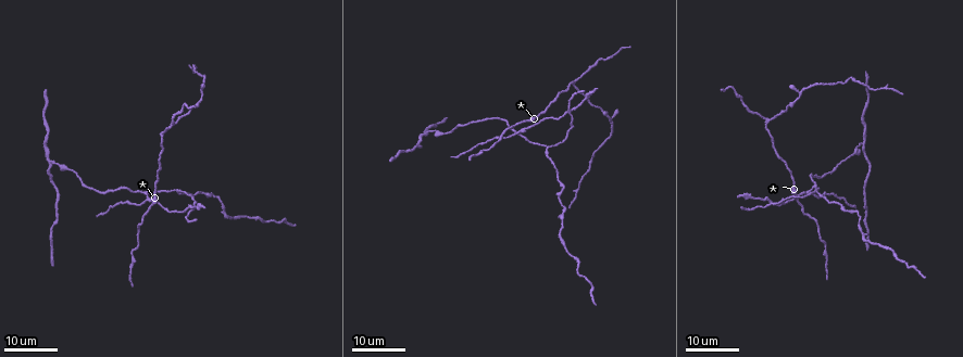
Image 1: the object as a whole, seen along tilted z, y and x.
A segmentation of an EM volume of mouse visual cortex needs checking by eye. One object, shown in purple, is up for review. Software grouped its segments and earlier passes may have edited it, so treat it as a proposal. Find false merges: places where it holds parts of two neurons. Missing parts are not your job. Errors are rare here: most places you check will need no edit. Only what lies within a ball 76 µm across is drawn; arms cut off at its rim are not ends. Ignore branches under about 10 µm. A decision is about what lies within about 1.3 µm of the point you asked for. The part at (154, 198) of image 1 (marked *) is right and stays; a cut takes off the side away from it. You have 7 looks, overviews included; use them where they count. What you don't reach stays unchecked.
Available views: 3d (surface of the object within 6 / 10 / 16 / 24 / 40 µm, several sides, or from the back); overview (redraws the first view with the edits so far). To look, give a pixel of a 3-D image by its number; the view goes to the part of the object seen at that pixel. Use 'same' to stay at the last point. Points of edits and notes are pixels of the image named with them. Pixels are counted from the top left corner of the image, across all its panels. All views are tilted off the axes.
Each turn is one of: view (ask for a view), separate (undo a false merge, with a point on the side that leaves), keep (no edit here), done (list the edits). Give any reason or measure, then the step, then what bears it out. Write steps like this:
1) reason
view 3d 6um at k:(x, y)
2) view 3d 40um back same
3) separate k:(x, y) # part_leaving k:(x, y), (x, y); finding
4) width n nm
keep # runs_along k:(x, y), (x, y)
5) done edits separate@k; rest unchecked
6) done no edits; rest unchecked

three arms meet
view 3d 24um at 1:(767, 118)

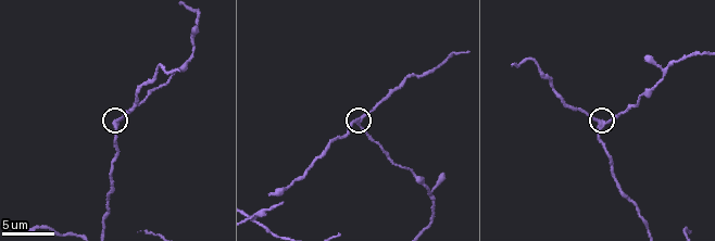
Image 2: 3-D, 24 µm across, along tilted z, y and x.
view 3d 10um at 2:(360, 125)

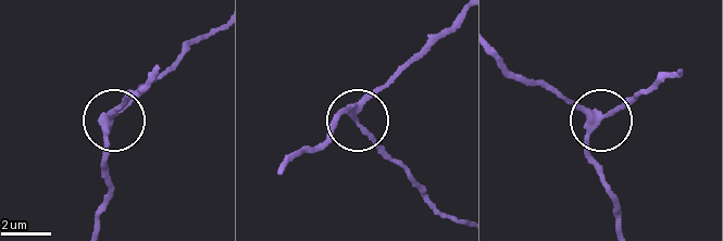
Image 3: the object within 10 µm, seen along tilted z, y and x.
width 270 nm
keep # runs_along 3:(98, 223), (110, 121), (134, 90); continuous, no second neuron

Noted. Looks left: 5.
sudden change in width
view 3d 10um at 2:(194, 41)

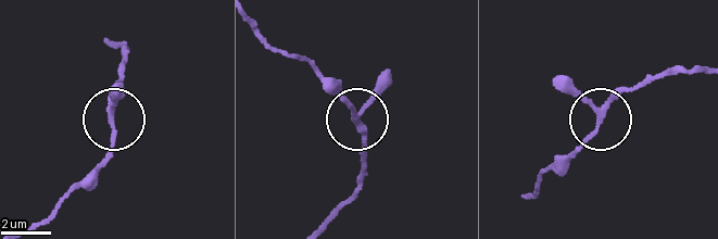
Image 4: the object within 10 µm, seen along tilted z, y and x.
arms 3
keep # runs_along 4:(257, 32), (307, 63), (361, 117), (363, 143); all the same neuron

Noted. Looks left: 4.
three-way junction
view 3d 24um at 1:(549, 149)

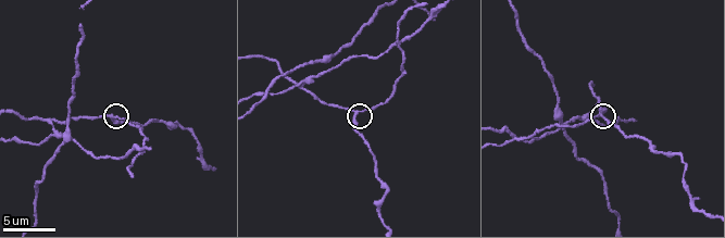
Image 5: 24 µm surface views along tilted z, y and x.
view 3d 10um at 5:(603, 113)

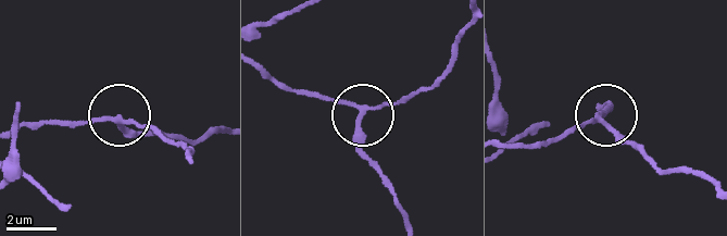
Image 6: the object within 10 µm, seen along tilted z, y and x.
keep # runs_along 6:(263, 67), (289, 88), (343, 101), (361, 113), (427, 87); all the same neuron

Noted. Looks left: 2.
branch point
view 3d 16um at 1:(862, 143)

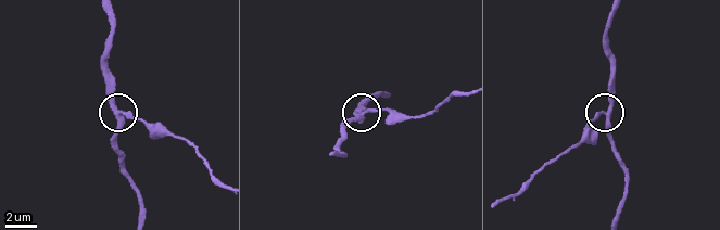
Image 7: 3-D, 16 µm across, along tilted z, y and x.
view 3d 6um at 7:(116, 112)

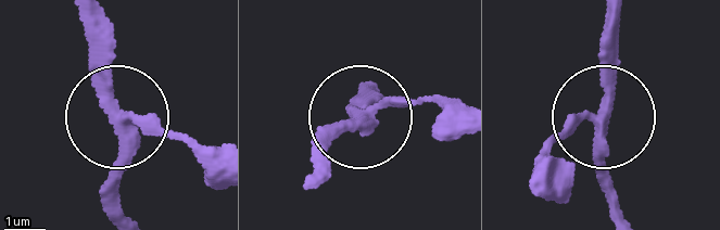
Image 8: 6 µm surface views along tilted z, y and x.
arms 3
keep # runs_along 8:(214, 169), (155, 127), (116, 116), (108, 17); one neuron here

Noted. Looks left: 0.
done no edits; rest unchecked

